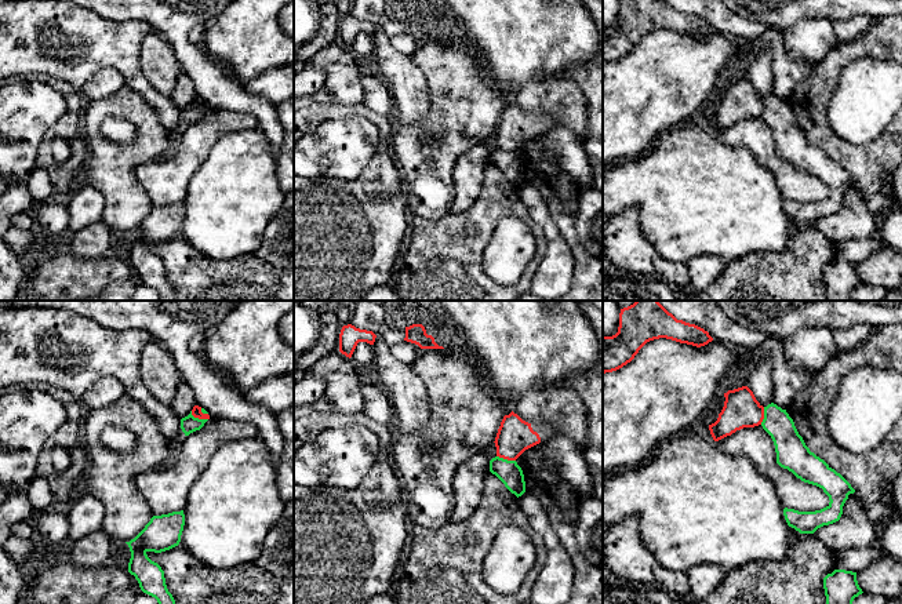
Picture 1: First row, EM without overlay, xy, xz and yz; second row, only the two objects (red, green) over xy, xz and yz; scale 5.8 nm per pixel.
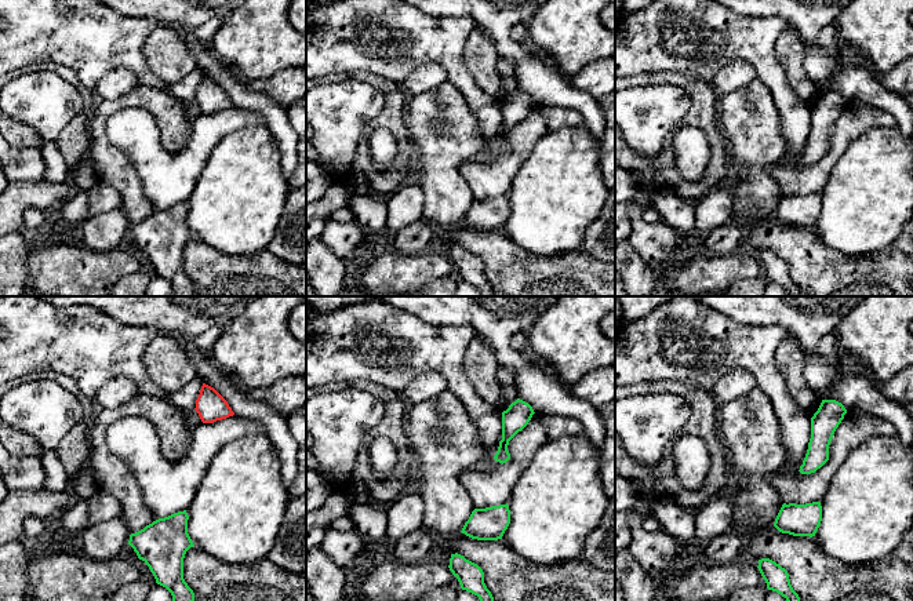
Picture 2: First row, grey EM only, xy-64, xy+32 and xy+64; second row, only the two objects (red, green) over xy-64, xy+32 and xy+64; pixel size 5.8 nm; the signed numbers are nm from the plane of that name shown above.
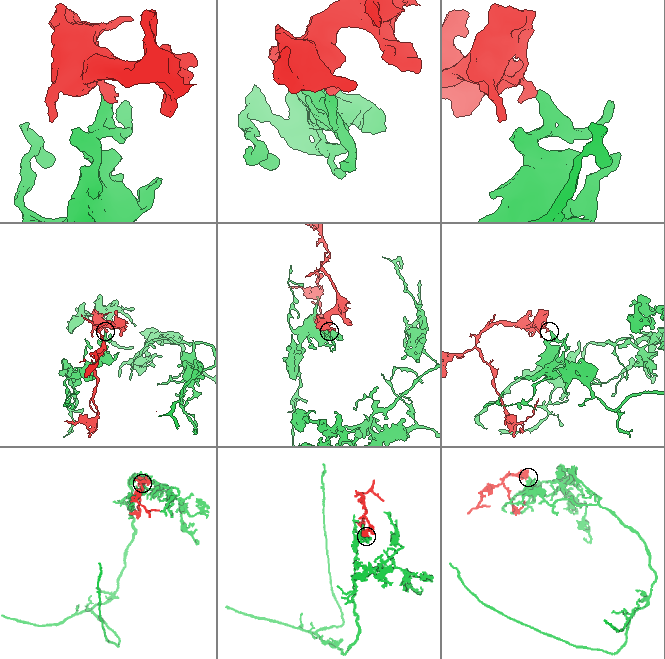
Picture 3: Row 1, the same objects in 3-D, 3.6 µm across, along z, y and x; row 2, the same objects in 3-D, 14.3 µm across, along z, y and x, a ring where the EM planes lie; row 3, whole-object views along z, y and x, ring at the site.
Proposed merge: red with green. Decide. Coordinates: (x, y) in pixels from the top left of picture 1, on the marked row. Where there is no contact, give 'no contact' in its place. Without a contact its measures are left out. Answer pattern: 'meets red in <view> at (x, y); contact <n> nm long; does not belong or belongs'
meets red in xy at (199, 418); contact 120 nm long; does not belong

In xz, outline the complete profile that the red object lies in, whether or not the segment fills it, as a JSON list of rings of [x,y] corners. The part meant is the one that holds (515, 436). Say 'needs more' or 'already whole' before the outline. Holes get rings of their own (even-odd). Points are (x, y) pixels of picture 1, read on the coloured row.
needs more; [[[513,411],[505,415],[495,437],[497,456],[516,461],[525,450],[556,434],[549,423],[523,421]]]

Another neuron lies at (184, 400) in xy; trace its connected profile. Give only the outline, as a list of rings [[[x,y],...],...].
[[[181,382],[170,405],[171,410],[182,419],[190,414],[194,405],[196,400],[193,390],[185,382]]]

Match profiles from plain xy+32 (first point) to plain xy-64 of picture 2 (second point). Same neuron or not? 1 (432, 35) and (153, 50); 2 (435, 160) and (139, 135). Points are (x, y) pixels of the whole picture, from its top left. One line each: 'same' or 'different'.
1: different
2: different

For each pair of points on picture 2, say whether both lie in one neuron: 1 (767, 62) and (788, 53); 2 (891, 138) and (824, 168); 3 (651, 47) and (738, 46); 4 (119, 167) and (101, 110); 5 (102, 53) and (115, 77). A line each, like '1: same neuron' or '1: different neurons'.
1: different neurons
2: different neurons
3: same neuron
4: same neuron
5: different neurons

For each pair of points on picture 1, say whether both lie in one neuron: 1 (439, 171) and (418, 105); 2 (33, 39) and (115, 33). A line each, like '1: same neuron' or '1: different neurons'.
1: different neurons
2: same neuron

